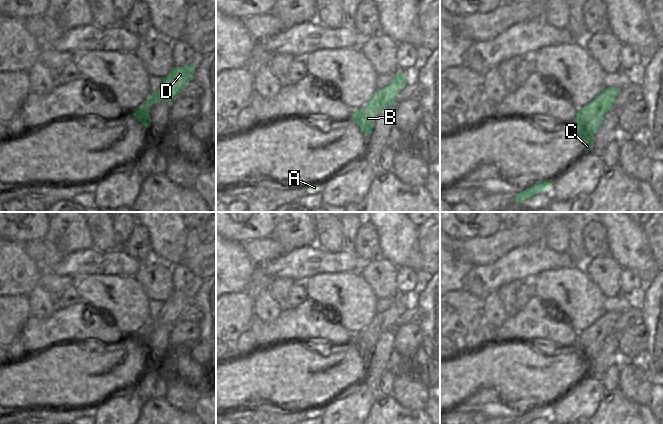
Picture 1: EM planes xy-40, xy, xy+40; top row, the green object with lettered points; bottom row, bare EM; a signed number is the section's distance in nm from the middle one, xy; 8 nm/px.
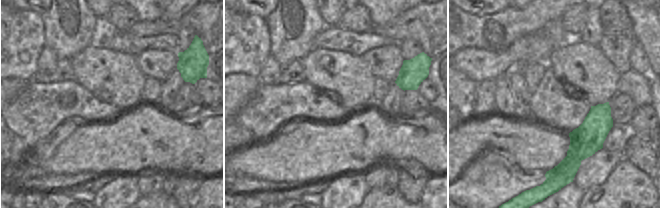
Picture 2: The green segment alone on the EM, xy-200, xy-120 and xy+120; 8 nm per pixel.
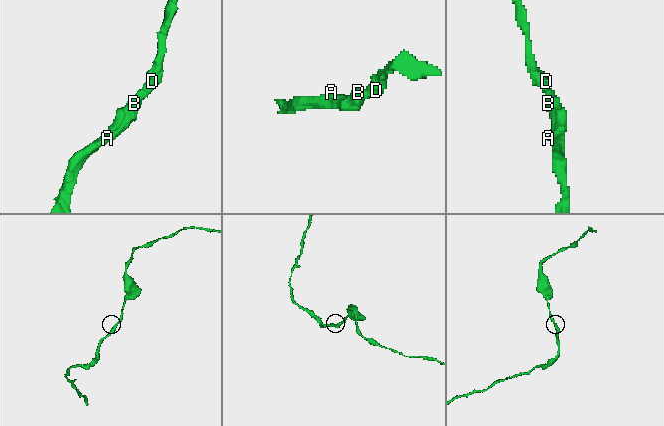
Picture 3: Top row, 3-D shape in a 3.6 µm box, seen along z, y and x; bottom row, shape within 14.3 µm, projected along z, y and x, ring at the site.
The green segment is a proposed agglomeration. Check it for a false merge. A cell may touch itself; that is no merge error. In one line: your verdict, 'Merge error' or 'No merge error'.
No merge error.

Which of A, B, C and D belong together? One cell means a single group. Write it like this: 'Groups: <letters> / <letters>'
Groups: A B C D.

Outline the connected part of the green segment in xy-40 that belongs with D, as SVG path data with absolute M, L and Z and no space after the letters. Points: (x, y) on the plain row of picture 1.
M195 287L184 291L174 291L171 296L163 301L163 306L156 317L149 319L146 329L142 329L133 339L145 350L151 348L149 330L162 325L173 325L179 316L193 303Z

